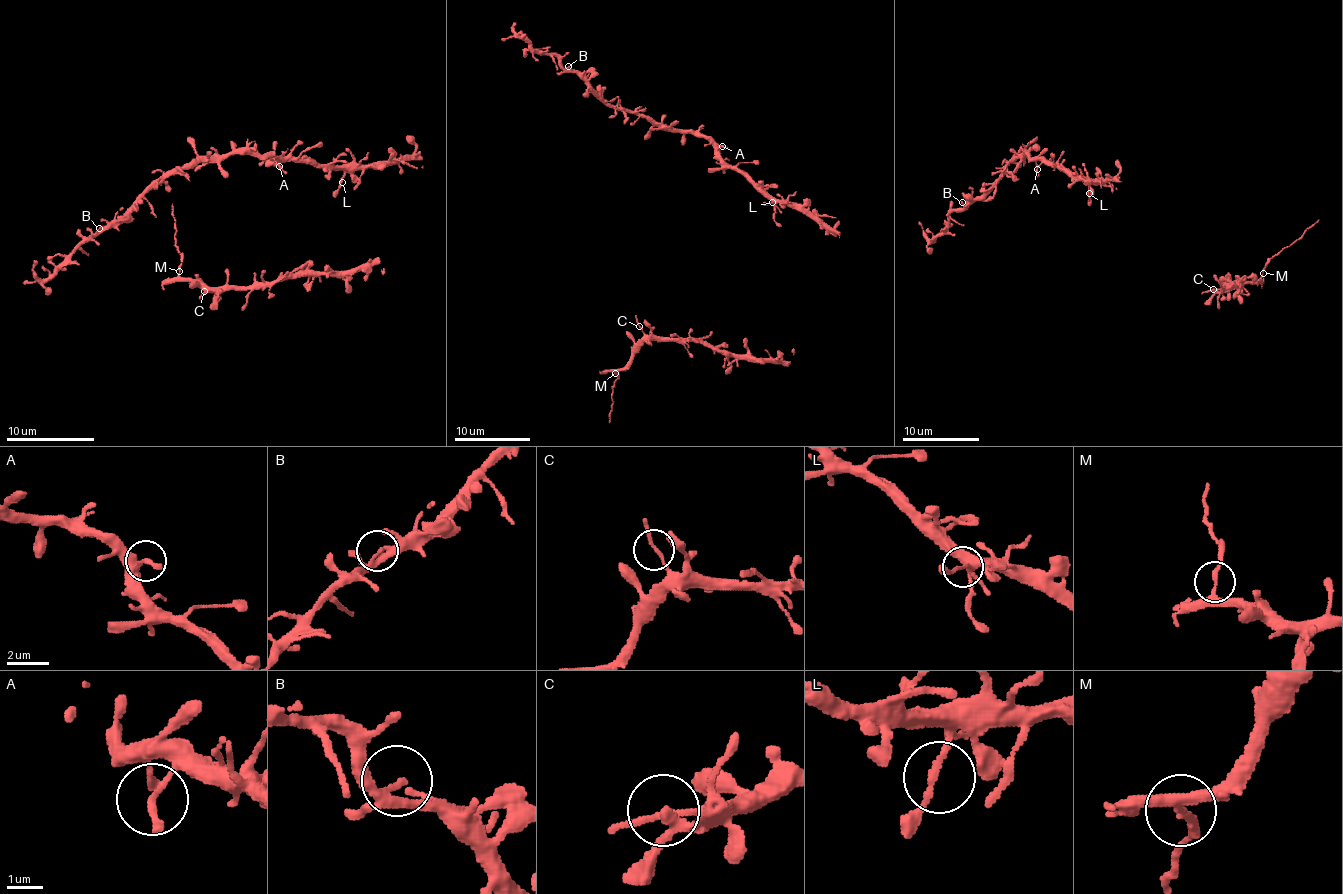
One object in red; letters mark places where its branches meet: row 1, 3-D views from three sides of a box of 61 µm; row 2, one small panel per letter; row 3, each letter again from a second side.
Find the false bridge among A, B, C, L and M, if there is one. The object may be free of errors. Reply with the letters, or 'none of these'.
M

